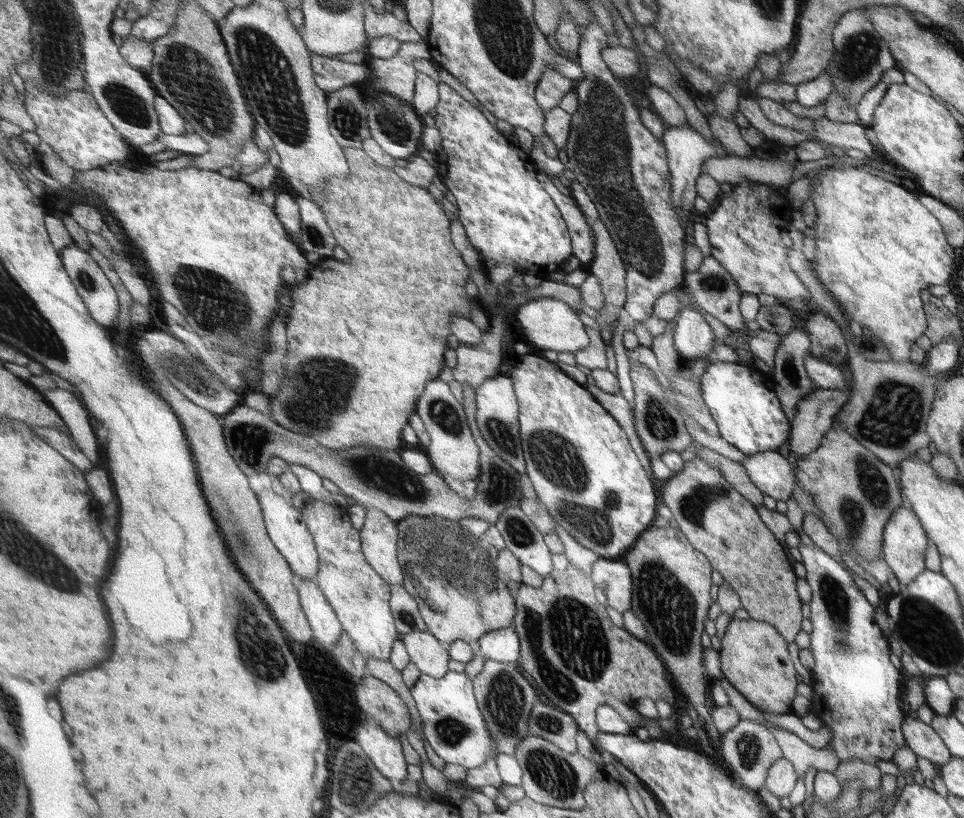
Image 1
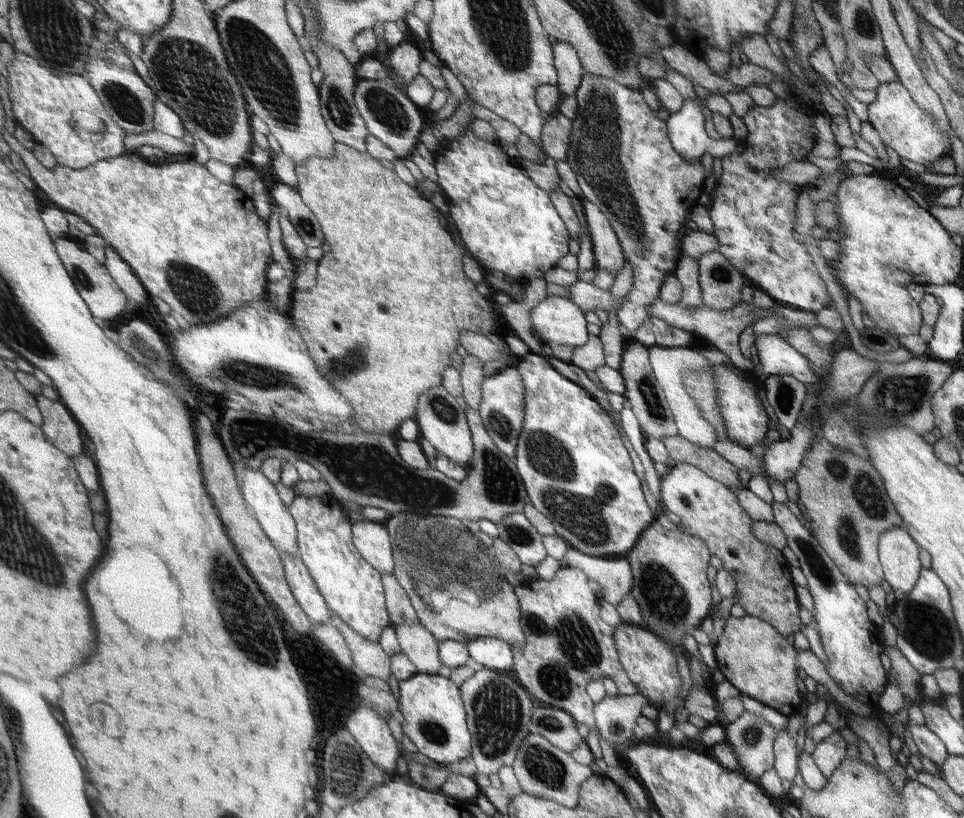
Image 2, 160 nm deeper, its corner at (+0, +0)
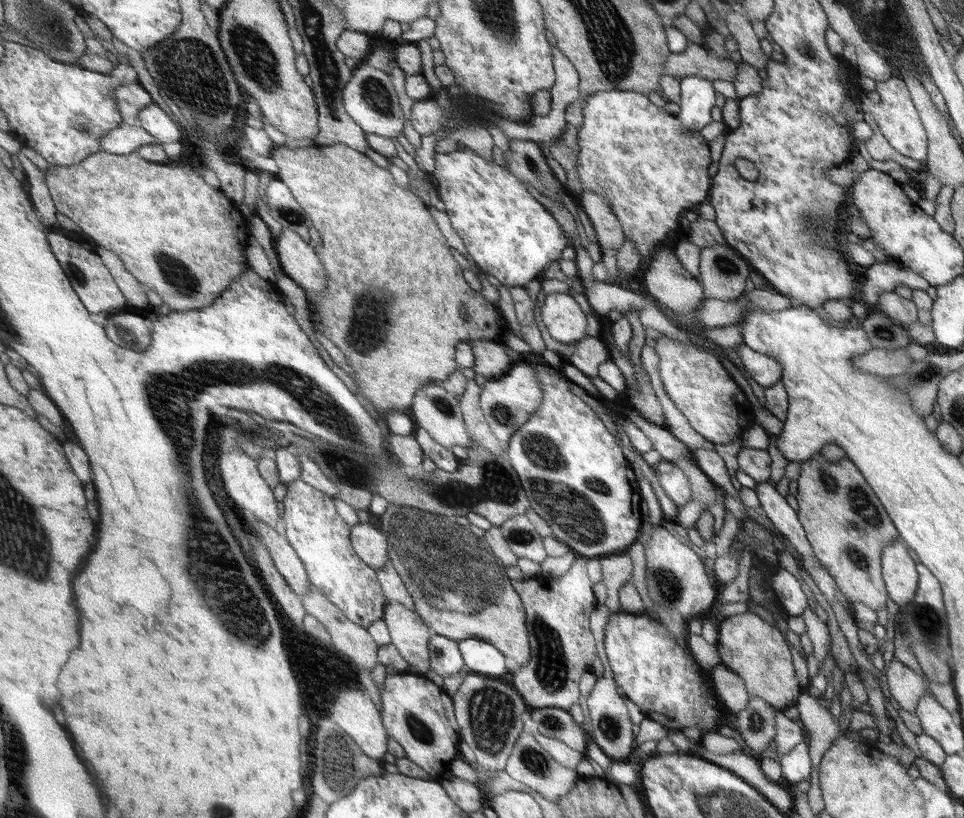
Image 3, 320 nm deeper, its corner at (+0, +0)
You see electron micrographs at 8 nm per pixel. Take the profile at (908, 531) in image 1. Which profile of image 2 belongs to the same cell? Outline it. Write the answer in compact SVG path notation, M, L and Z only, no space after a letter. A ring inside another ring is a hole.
M895 527L878 537L878 558L882 565L882 578L896 593L907 595L918 582L918 574L922 570L918 559L918 543L914 541L906 531L900 527Z

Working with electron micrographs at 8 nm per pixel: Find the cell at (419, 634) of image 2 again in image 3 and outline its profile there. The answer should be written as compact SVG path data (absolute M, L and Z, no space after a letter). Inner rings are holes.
M399 602L387 603L385 607L384 621L388 624L392 643L399 649L401 656L408 662L416 666L420 672L432 670L429 654L429 643L433 635L433 629L423 620L417 610L411 610Z

